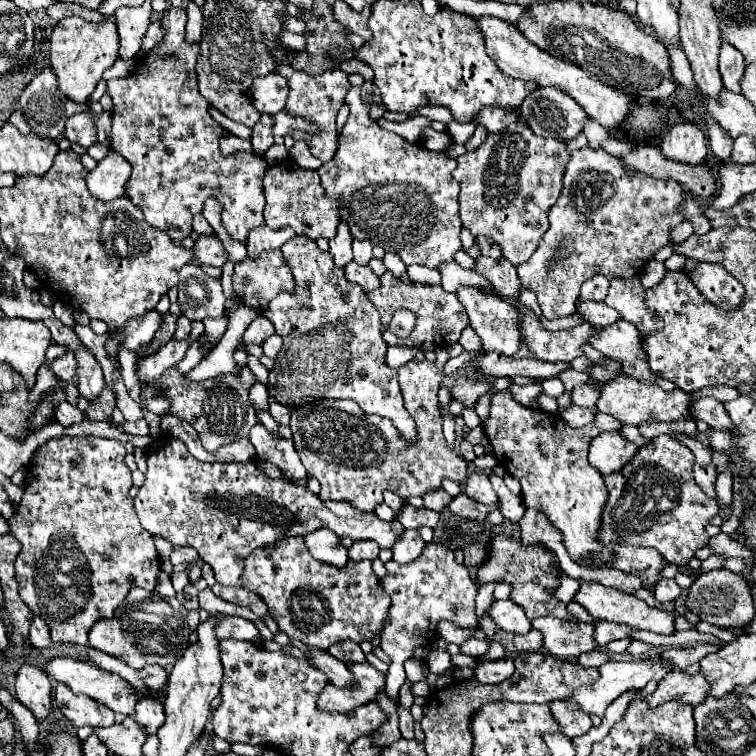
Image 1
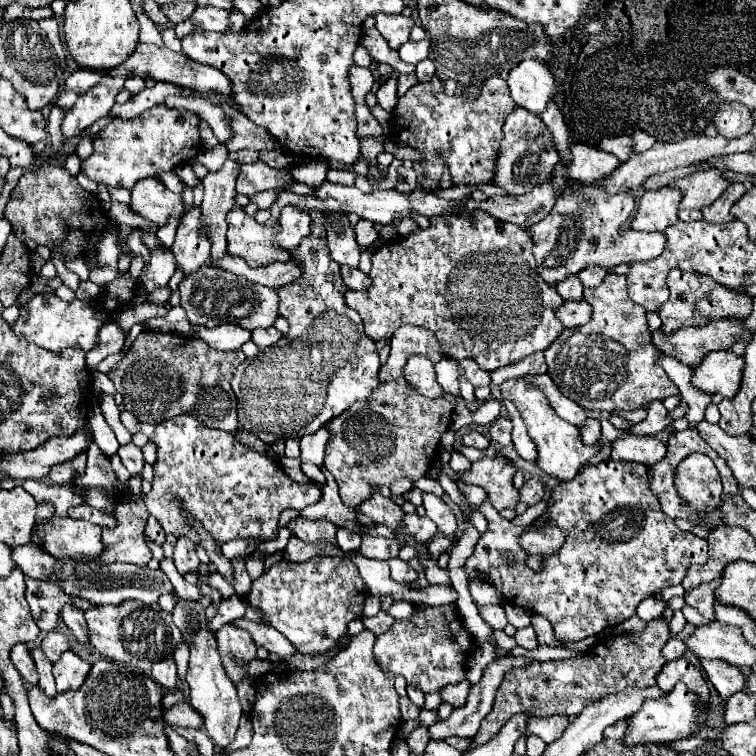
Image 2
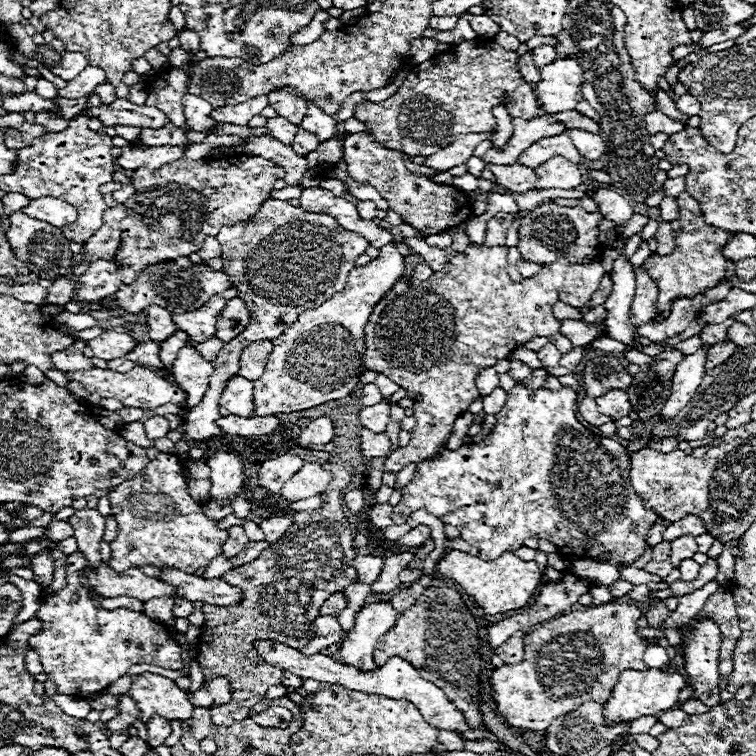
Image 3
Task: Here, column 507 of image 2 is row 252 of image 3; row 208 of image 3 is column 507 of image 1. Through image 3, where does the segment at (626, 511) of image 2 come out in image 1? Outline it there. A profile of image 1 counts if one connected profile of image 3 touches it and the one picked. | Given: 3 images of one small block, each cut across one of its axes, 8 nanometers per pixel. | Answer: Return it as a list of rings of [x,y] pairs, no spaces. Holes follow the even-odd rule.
[[[496,534],[488,540],[486,544],[488,548],[488,558],[484,560],[484,566],[480,566],[476,570],[476,584],[484,586],[488,582],[506,582],[512,586],[510,592],[510,600],[516,602],[524,614],[534,620],[540,616],[554,616],[554,618],[564,618],[564,620],[572,620],[576,622],[576,618],[572,618],[572,614],[566,612],[566,604],[560,602],[554,592],[558,588],[558,558],[554,556],[552,550],[548,550],[544,544],[532,544],[532,546],[524,546],[520,538],[510,536],[510,534]]]

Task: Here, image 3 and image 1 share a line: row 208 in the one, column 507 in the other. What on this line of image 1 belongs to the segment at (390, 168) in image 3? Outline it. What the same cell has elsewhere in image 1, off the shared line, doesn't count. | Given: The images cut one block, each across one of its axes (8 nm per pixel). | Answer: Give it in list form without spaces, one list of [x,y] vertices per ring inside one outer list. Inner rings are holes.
[[[498,392],[492,398],[490,418],[484,422],[484,430],[494,448],[494,456],[498,464],[502,464],[522,484],[522,502],[528,508],[542,510],[552,520],[552,524],[562,530],[564,546],[572,560],[578,560],[590,552],[596,552],[600,560],[612,560],[610,546],[604,546],[602,542],[596,540],[598,528],[600,528],[600,514],[602,514],[608,492],[606,492],[602,474],[588,462],[588,446],[592,438],[596,438],[598,434],[606,430],[620,430],[620,428],[622,424],[616,422],[616,418],[612,418],[610,414],[596,412],[590,424],[582,428],[572,428],[558,414],[546,414],[542,410],[534,410],[534,408],[526,408],[518,404],[510,392]]]

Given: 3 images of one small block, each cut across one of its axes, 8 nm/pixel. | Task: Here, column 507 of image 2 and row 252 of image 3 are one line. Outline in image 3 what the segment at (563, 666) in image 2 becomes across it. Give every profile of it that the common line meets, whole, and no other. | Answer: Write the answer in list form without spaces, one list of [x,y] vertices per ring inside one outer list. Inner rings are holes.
[[[682,192],[678,196],[678,206],[680,206],[680,218],[672,222],[678,250],[674,250],[674,254],[668,254],[664,258],[654,254],[644,262],[648,274],[658,282],[658,288],[660,288],[658,308],[662,310],[662,316],[658,320],[670,314],[670,304],[674,300],[682,296],[694,296],[698,292],[706,292],[708,288],[714,288],[724,278],[724,272],[728,266],[728,258],[722,256],[722,248],[732,238],[732,234],[728,230],[706,224],[700,212],[700,204],[688,192]]]

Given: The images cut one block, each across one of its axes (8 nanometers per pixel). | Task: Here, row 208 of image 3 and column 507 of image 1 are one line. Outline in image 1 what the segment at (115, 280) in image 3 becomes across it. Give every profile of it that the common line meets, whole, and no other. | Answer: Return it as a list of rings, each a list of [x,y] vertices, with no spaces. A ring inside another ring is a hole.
[[[526,122],[510,124],[500,134],[488,134],[488,138],[482,142],[480,148],[466,152],[458,158],[458,166],[452,172],[454,180],[460,184],[460,218],[462,224],[472,232],[472,236],[488,236],[496,244],[502,246],[502,254],[506,260],[510,260],[514,266],[520,262],[526,262],[540,238],[544,236],[544,230],[548,230],[548,210],[558,200],[562,190],[562,176],[568,164],[568,150],[566,144],[558,138],[542,138],[536,136]]]

